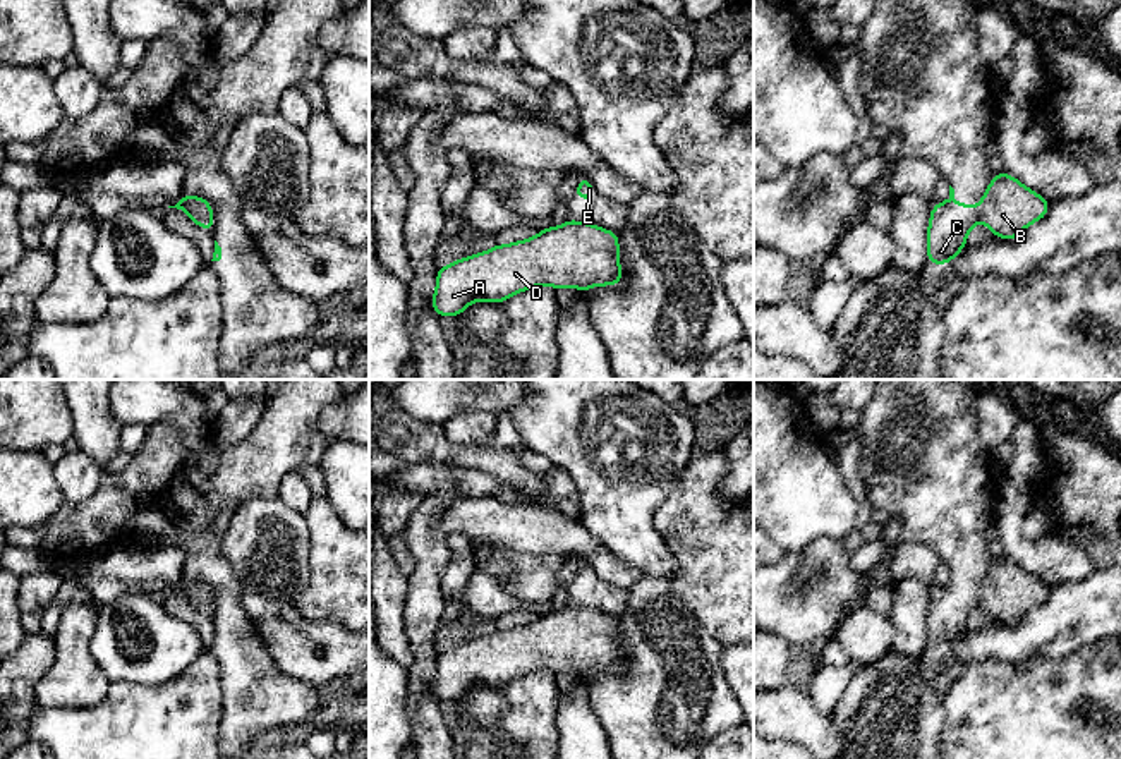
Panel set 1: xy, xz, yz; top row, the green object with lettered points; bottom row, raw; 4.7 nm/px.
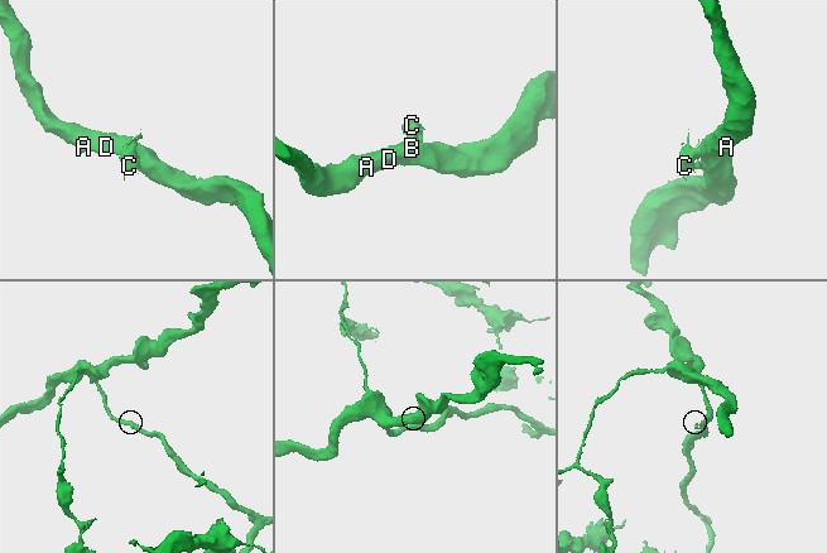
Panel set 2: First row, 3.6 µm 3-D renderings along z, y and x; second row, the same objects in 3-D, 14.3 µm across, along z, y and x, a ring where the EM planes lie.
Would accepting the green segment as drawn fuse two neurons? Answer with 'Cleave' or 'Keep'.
Cleave

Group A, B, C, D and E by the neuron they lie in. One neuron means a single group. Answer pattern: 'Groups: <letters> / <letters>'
Groups: A B D / C E

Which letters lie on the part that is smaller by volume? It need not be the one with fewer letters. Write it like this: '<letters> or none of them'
C, E

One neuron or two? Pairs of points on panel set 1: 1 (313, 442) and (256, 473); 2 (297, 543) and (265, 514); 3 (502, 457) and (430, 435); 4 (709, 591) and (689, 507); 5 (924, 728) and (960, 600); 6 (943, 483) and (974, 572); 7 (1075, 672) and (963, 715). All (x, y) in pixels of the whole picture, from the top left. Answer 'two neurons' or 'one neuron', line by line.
1: one neuron
2: one neuron
3: one neuron
4: one neuron
5: two neurons
6: one neuron
7: one neuron

